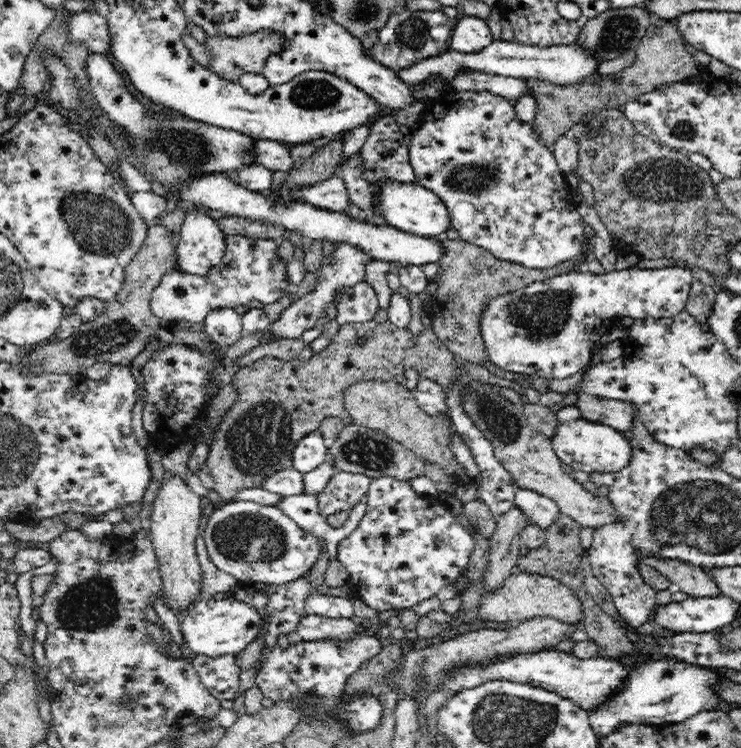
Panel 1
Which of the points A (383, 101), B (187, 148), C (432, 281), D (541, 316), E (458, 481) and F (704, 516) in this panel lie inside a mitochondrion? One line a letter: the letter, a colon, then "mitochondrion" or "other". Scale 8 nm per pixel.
A: other
B: mitochondrion
C: other
D: mitochondrion
E: other
F: mitochondrion

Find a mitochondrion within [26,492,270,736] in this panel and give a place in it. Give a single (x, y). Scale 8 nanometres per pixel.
(91, 605)

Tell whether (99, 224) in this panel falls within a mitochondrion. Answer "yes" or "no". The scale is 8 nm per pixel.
yes

